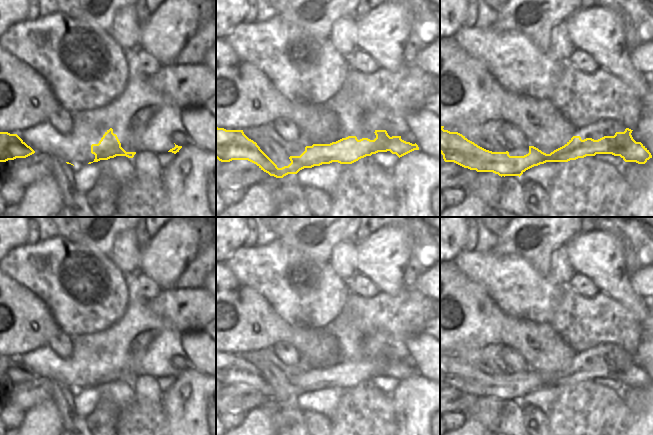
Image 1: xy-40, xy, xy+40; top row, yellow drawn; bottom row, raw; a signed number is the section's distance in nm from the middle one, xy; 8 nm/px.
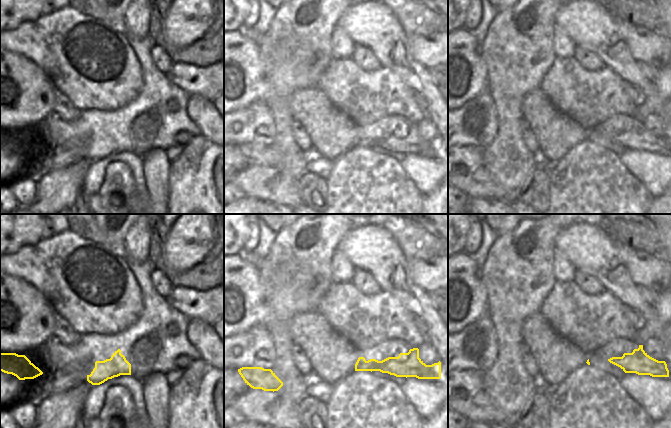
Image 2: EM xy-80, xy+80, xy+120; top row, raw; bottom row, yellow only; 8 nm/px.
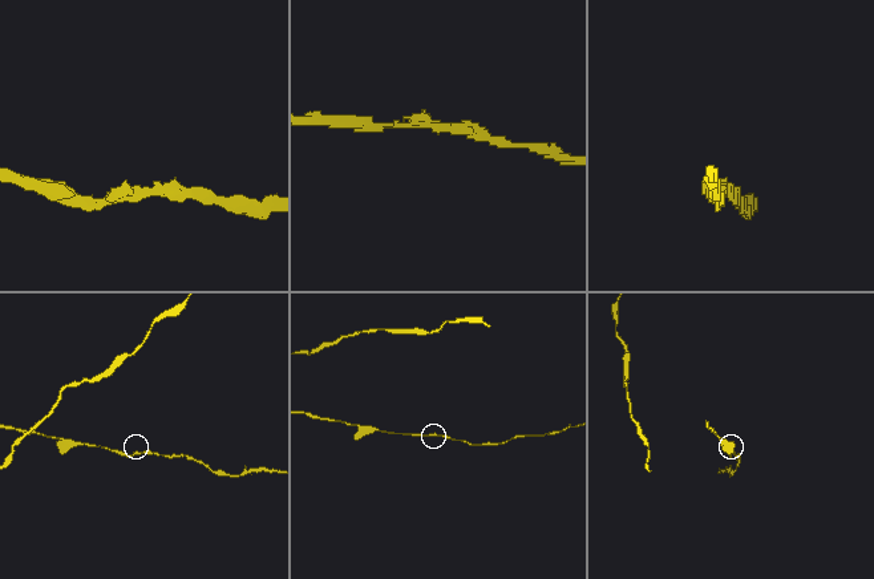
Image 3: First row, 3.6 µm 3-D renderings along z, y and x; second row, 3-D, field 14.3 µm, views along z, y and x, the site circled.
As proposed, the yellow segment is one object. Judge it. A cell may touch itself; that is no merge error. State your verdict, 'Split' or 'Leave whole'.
Leave whole

